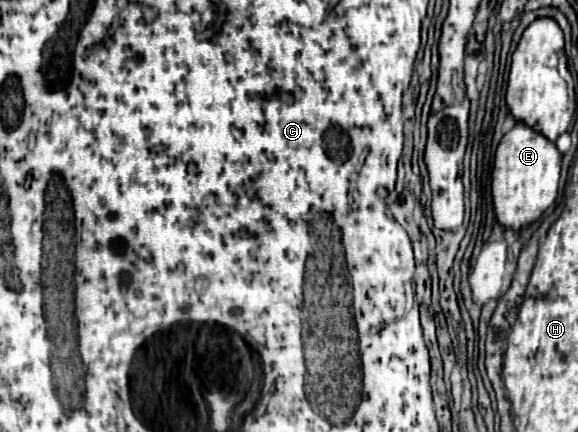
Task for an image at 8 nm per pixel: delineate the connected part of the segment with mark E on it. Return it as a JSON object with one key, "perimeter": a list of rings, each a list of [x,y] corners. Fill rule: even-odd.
{"perimeter":[[[517,123],[509,133],[503,135],[495,153],[491,191],[499,223],[503,227],[513,227],[519,231],[523,225],[539,219],[543,211],[557,199],[559,173],[561,153],[557,145],[525,123]]]}

